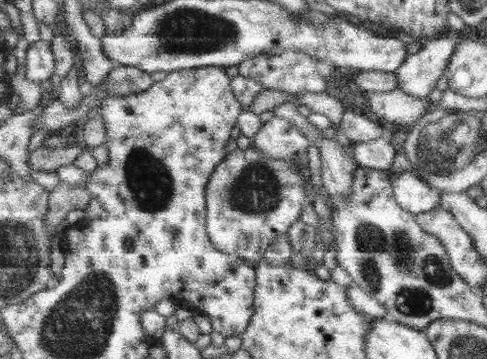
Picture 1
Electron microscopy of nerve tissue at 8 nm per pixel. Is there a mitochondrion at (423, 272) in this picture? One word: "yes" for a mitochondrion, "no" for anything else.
yes

